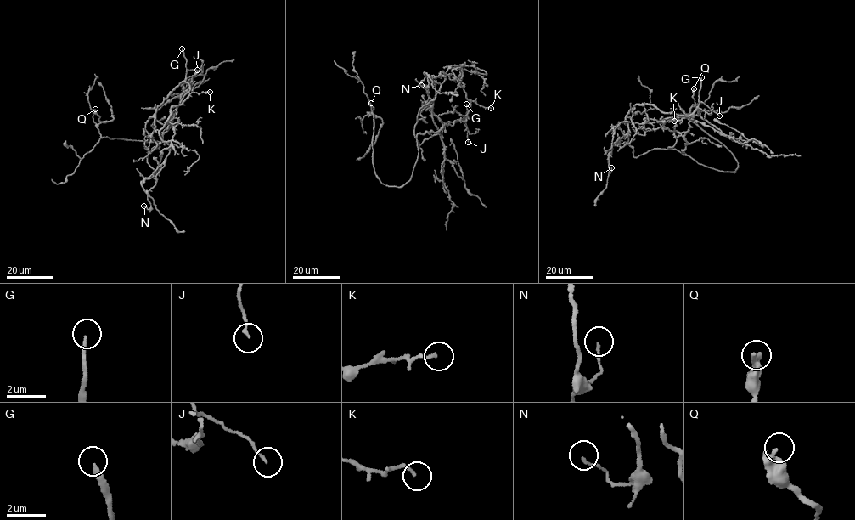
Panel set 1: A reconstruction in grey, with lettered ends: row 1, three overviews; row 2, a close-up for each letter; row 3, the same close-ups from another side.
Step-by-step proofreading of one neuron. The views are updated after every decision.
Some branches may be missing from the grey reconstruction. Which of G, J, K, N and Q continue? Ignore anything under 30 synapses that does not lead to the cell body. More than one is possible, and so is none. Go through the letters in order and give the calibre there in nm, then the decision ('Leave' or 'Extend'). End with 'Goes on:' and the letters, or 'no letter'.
G: Thickness 180 nm. Extend
J: Thickness 130 nm. Leave
K: Thickness 140 nm. Leave
N: Thickness 110 nm. Leave
Q: Thickness 240 nm. Leave
Goes on: G

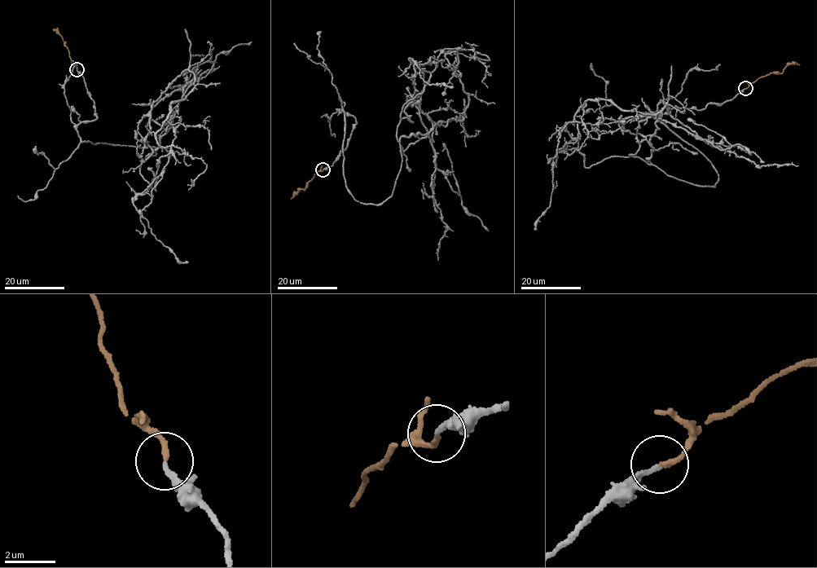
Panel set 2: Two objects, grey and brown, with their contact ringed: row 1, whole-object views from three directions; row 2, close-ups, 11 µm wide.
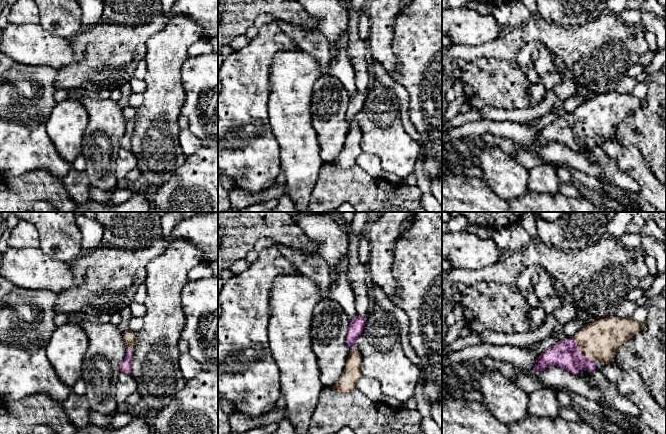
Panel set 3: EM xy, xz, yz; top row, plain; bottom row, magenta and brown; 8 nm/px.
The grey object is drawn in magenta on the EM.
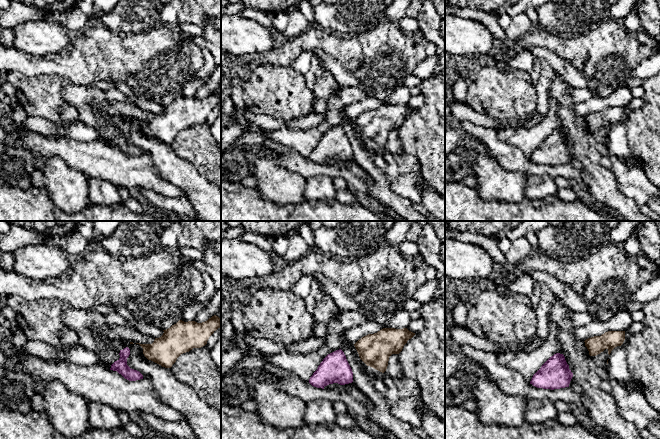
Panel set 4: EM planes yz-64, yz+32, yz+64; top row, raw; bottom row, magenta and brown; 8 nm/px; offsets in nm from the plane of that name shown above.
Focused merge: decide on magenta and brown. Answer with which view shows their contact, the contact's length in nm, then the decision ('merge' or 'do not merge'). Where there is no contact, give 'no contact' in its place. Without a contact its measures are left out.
contact in yz; length 240 nm; merge

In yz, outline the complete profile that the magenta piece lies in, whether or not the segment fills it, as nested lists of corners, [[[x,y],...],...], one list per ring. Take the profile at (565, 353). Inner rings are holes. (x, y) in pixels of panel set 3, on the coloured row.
[[[610,316],[599,318],[597,321],[583,326],[573,338],[558,341],[547,348],[538,358],[538,364],[533,367],[533,372],[538,374],[546,367],[561,367],[572,374],[578,374],[581,369],[589,372],[596,368],[595,360],[610,363],[618,354],[619,349],[633,335],[644,328],[644,321],[637,322],[632,317],[621,318]]]

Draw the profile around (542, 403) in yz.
[[[543,388],[529,394],[528,414],[536,417],[557,417],[559,416],[561,405],[556,398],[556,394]]]

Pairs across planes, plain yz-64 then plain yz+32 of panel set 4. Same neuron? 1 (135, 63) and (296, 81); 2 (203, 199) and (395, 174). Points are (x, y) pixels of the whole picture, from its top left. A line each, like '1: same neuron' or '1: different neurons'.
1: different neurons
2: different neurons

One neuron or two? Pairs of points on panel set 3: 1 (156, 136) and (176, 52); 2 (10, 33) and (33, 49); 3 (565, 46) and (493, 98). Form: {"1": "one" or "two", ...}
{"1": "one", "2": "one", "3": "two"}

